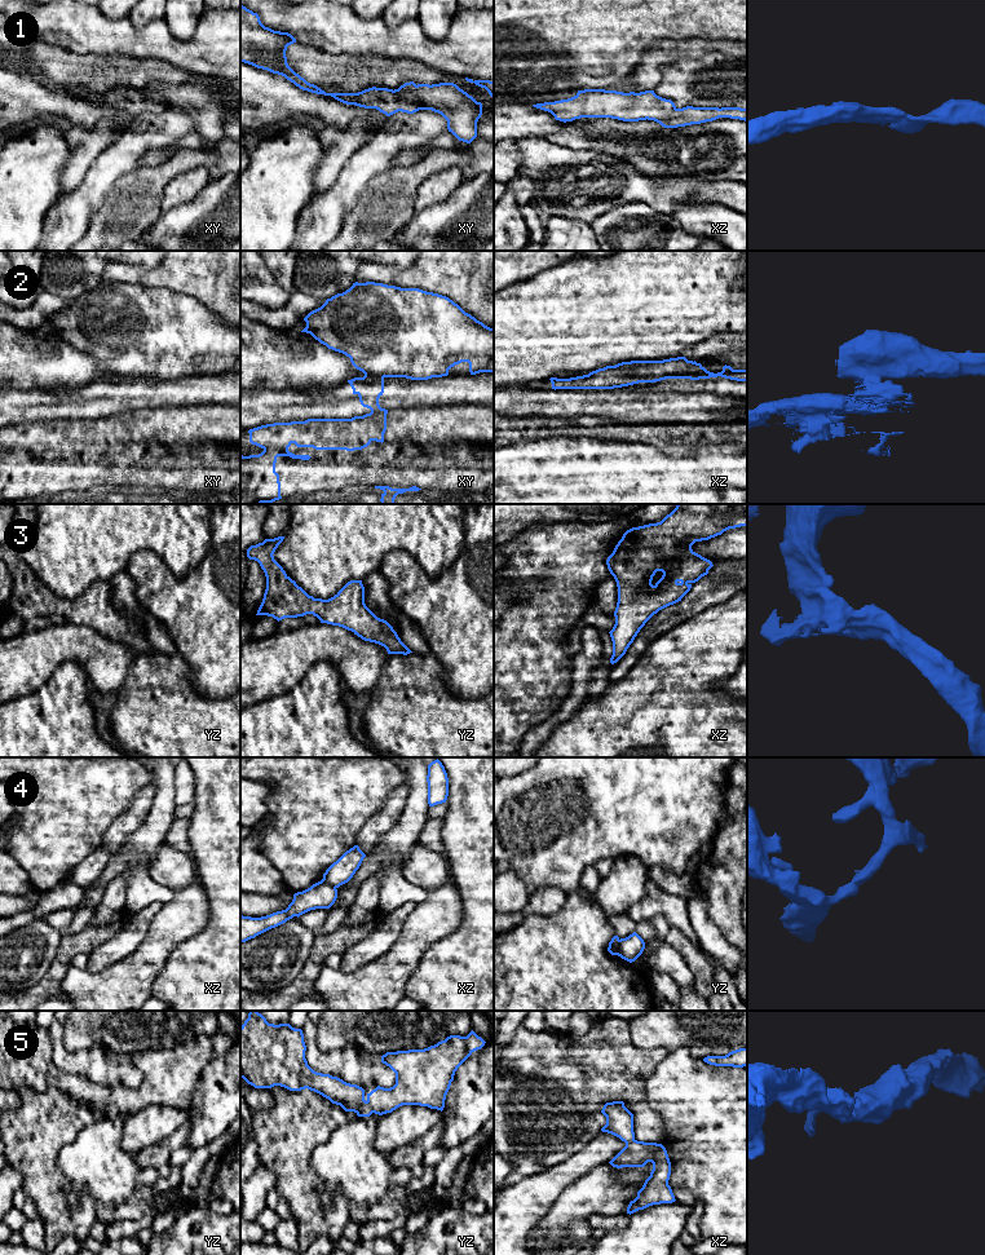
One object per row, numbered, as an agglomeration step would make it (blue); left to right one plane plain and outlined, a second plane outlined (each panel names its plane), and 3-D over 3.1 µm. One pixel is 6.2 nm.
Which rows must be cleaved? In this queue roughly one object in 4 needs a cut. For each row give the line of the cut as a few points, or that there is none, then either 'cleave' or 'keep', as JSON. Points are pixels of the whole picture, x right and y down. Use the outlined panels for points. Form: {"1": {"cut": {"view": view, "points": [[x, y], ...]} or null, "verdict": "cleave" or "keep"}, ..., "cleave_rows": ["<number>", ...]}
{"1": {"cut": null, "verdict": "keep"}, "2": {"cut": {"view": "xy", "points": [[365, 374], [383, 378]]}, "verdict": "cleave"}, "3": {"cut": null, "verdict": "keep"}, "4": {"cut": {"view": "yz", "points": [[618, 940], [619, 955]]}, "verdict": "cleave"}, "5": {"cut": null, "verdict": "keep"}, "cleave_rows": ["2", "4"]}

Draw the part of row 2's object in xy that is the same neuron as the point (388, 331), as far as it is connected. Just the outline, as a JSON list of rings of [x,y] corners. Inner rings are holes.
[[[366,282],[366,283],[353,283],[353,286],[343,293],[337,293],[326,302],[310,311],[304,321],[306,327],[301,332],[310,333],[321,344],[326,345],[328,349],[343,353],[350,358],[352,364],[362,371],[365,375],[383,376],[383,377],[406,377],[411,380],[428,380],[432,377],[442,377],[449,375],[449,370],[455,364],[461,362],[469,363],[471,375],[480,372],[494,372],[494,328],[485,326],[482,322],[477,321],[471,314],[465,313],[458,304],[446,296],[427,292],[419,288],[401,288],[396,286],[388,286],[383,283]]]

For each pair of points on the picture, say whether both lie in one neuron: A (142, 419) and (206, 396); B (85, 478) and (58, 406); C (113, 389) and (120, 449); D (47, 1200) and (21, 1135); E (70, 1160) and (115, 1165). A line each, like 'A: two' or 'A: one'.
A: two
B: two
C: one
D: one
E: one

